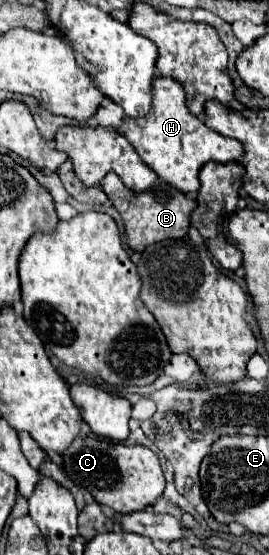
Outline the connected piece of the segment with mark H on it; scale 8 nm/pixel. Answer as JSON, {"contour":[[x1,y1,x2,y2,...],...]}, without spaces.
{"contour":[[156,76,152,82,150,112,142,118,126,116,124,122,116,128,116,132,122,134,134,146,134,150,138,152,138,156,144,160,146,166,150,166,162,180,182,190,184,194,198,192,200,188,198,172,206,162,210,160,232,162,232,160,240,160,242,156,240,142,216,134,214,130,206,128,204,122,192,116,186,108,186,98,180,82,174,82,172,78,164,78,164,76]]}

